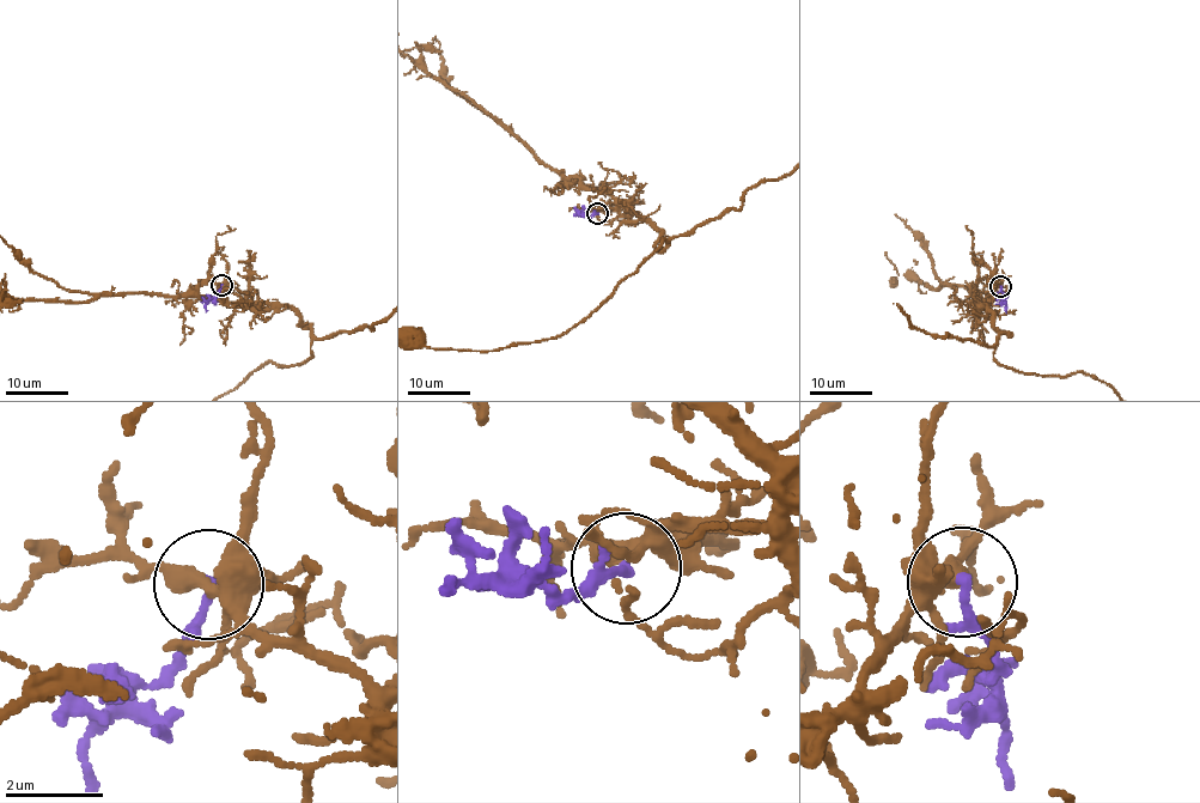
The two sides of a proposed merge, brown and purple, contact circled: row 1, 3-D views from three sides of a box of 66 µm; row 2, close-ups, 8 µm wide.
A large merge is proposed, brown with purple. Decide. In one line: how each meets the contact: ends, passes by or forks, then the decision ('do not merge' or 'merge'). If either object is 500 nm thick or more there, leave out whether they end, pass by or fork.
brown forks there; purple passes by; do not merge

